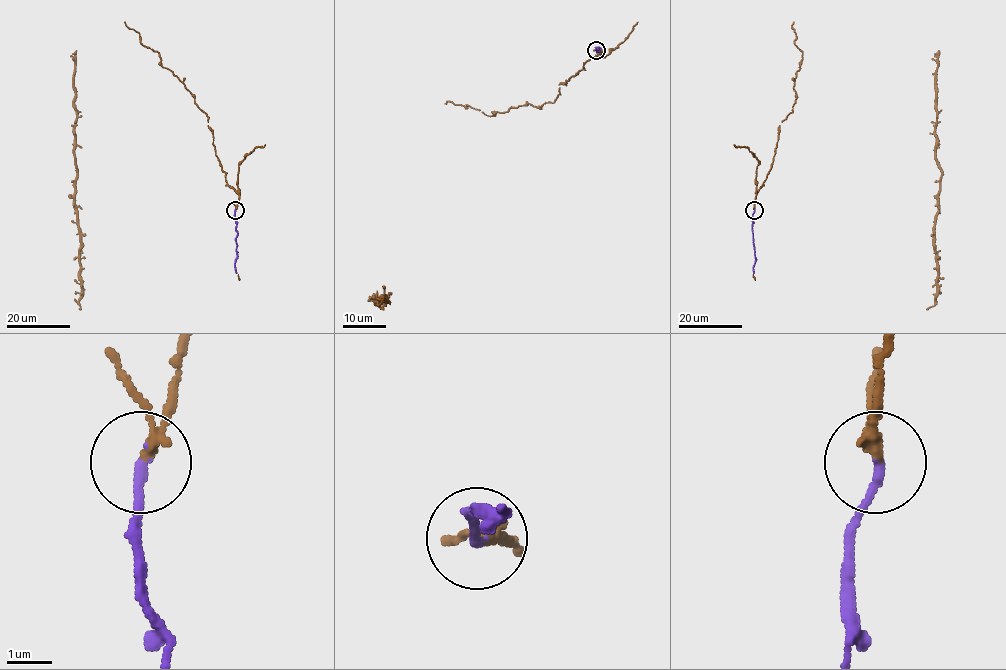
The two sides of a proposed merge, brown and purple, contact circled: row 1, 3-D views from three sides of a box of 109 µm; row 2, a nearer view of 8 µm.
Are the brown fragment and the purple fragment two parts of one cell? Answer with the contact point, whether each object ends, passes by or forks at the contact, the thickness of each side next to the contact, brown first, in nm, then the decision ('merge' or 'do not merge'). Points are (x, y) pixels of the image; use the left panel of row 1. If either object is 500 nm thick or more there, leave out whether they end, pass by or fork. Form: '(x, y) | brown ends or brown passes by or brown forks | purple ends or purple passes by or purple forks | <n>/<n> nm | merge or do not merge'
(235, 210) | brown passes by | purple ends | 200/200 nm | merge

